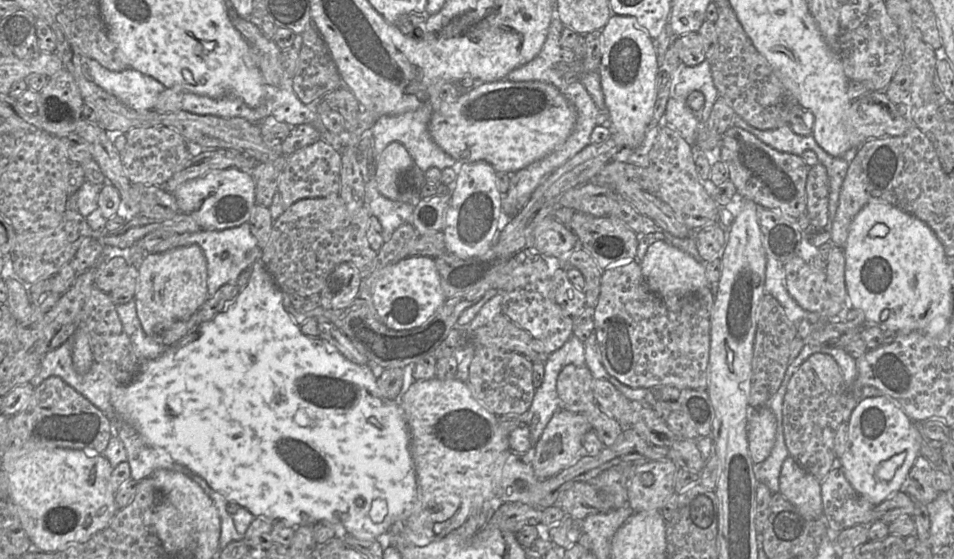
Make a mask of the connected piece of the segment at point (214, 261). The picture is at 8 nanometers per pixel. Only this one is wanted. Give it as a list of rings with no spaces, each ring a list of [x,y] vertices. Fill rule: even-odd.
[[[246,222],[238,227],[225,230],[200,230],[194,233],[183,233],[180,235],[170,235],[165,240],[154,247],[152,253],[164,253],[169,250],[197,244],[199,245],[207,259],[208,269],[208,298],[214,295],[217,290],[225,284],[235,285],[240,274],[256,260],[260,259],[261,249],[257,239],[250,231],[250,226]]]

